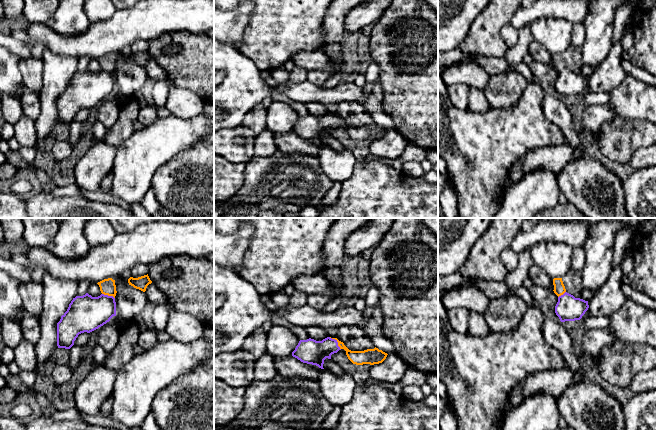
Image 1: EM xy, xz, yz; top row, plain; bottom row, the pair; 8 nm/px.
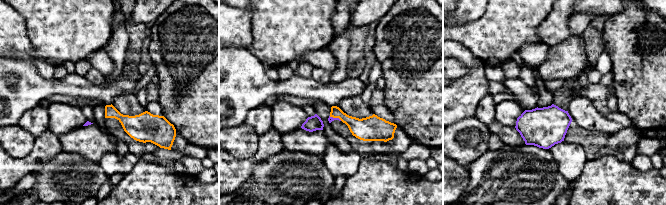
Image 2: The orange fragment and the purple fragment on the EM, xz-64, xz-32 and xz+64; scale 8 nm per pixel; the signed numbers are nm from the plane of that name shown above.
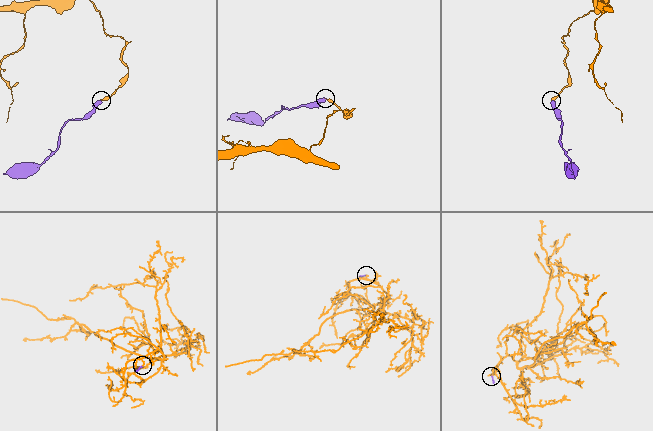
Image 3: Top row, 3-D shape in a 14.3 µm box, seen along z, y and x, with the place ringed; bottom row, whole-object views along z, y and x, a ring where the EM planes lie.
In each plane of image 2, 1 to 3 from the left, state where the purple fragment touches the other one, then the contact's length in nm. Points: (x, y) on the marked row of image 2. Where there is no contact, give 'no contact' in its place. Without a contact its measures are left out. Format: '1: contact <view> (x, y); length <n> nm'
1: no contact
2: contact xz-32 (335, 117); length 110 nm
3: no contact

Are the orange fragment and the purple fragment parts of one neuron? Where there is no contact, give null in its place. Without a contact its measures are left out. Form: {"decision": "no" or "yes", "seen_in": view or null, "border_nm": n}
{"decision": "yes", "seen_in": "xz", "border_nm": 140}

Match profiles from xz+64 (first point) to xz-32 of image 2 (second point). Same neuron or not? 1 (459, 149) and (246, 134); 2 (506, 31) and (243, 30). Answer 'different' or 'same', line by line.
1: same
2: different

